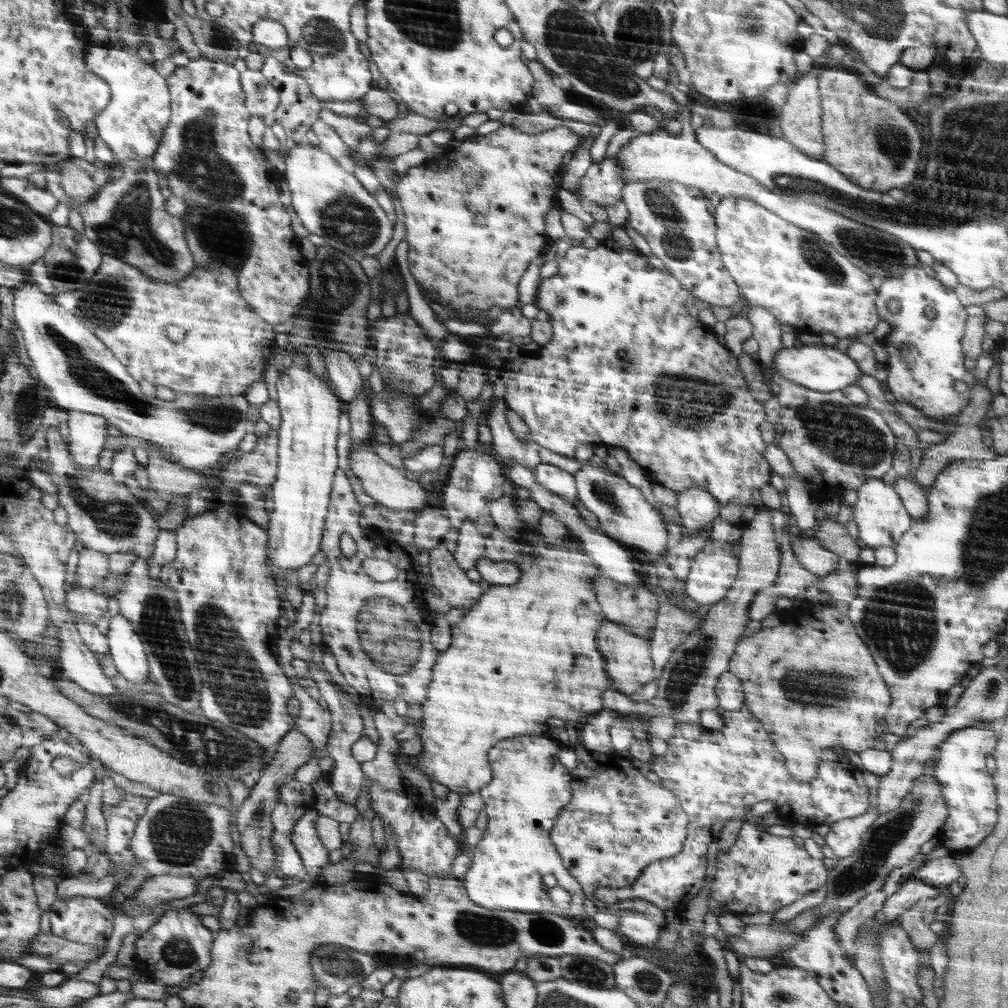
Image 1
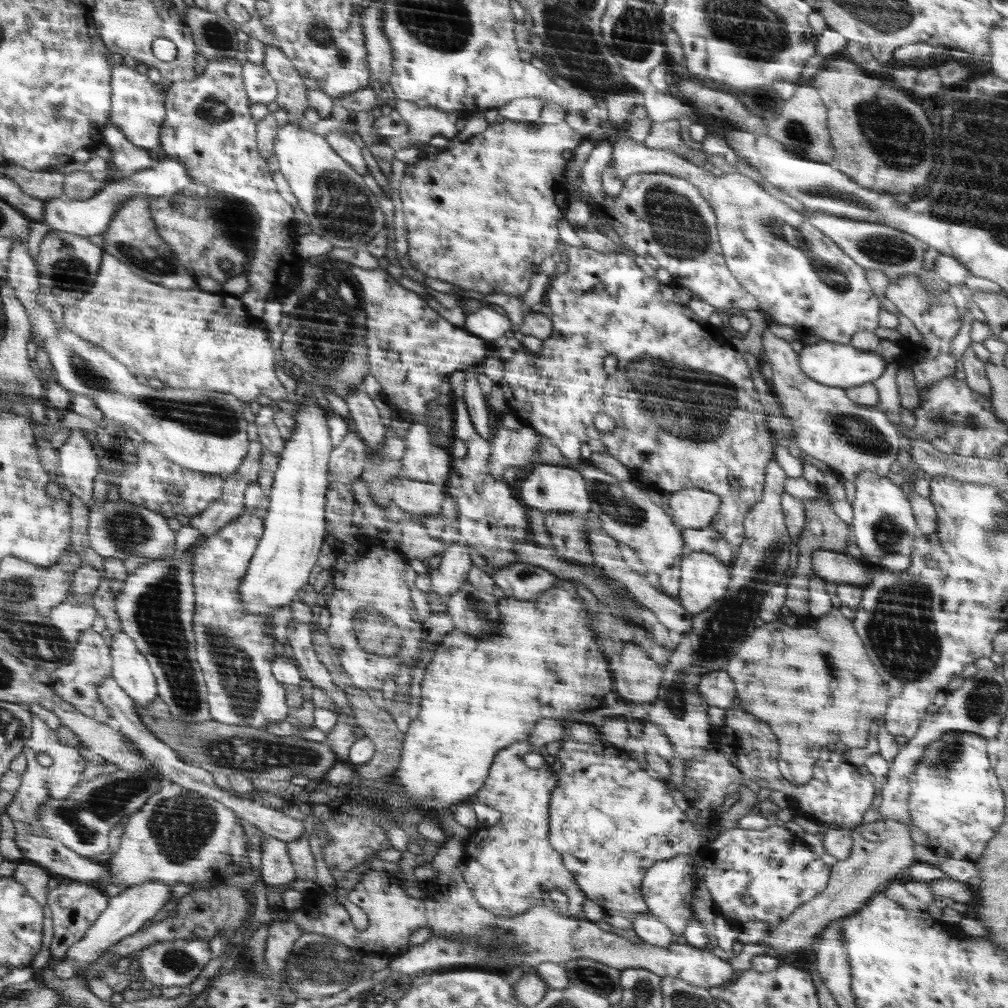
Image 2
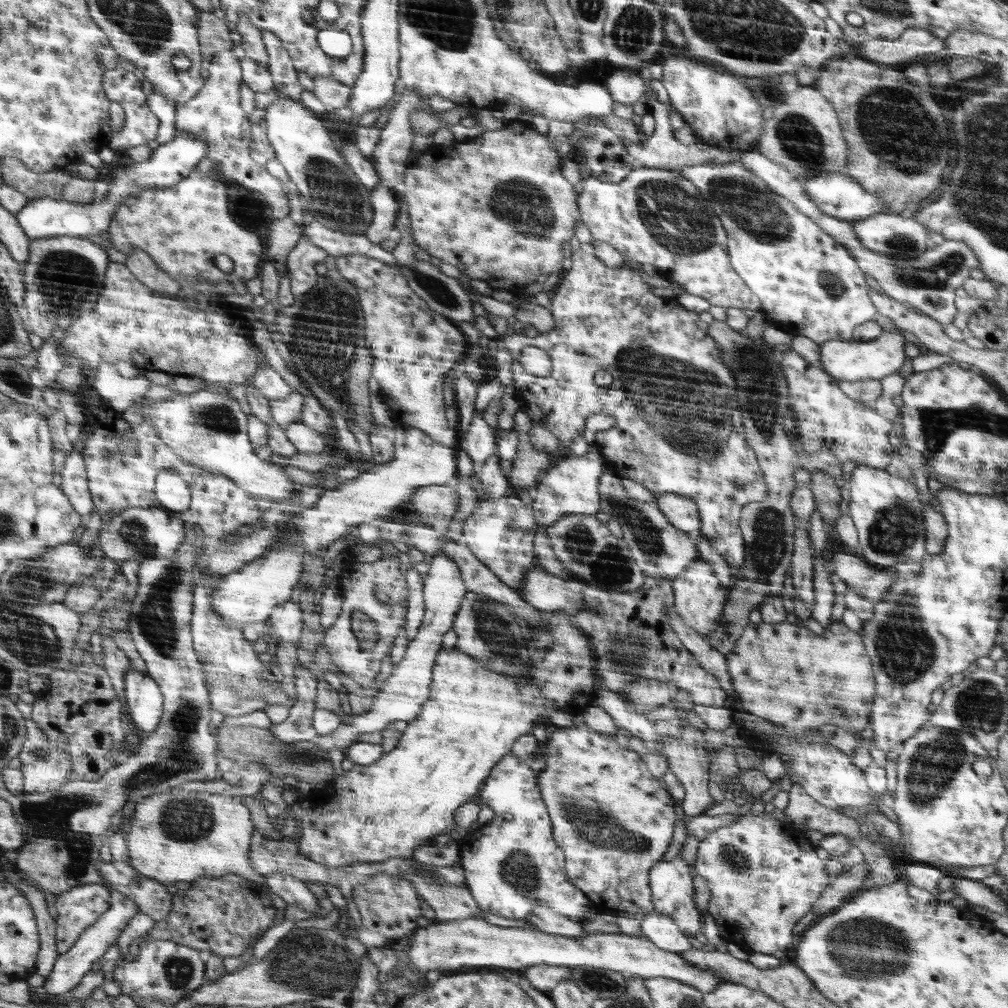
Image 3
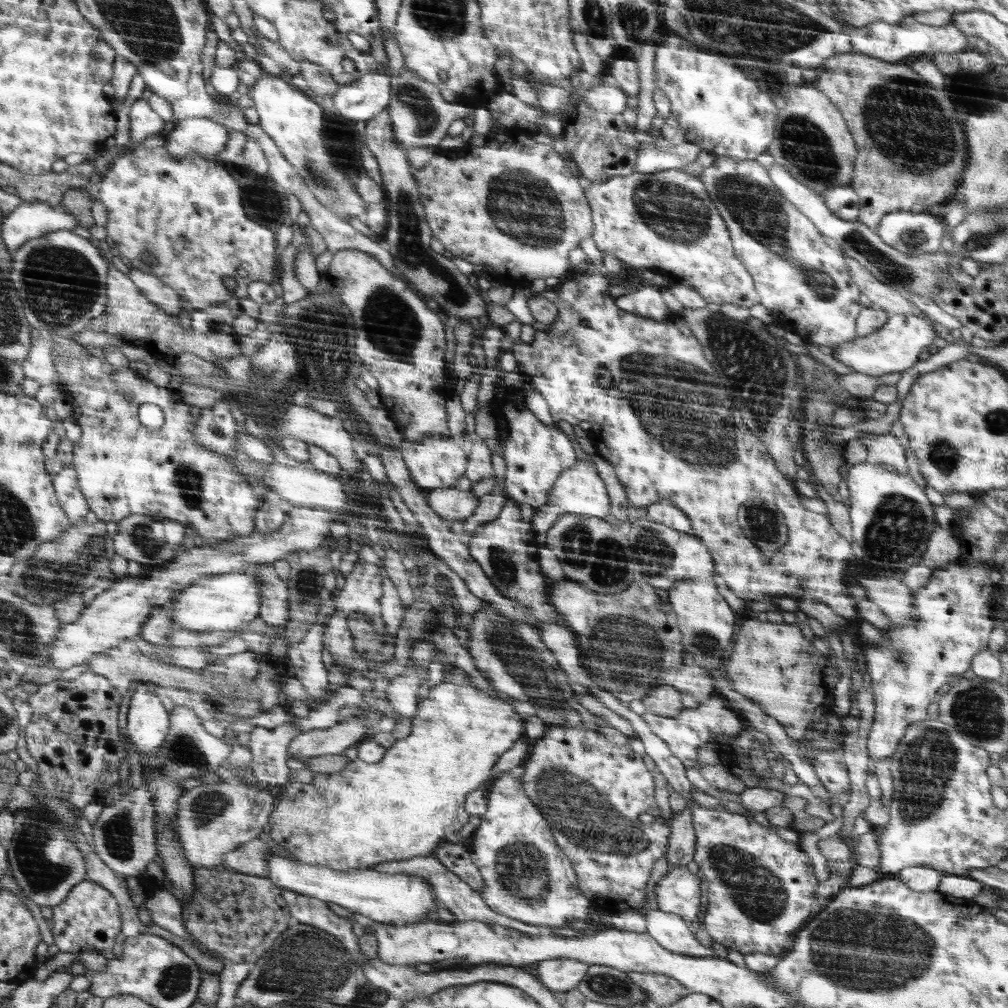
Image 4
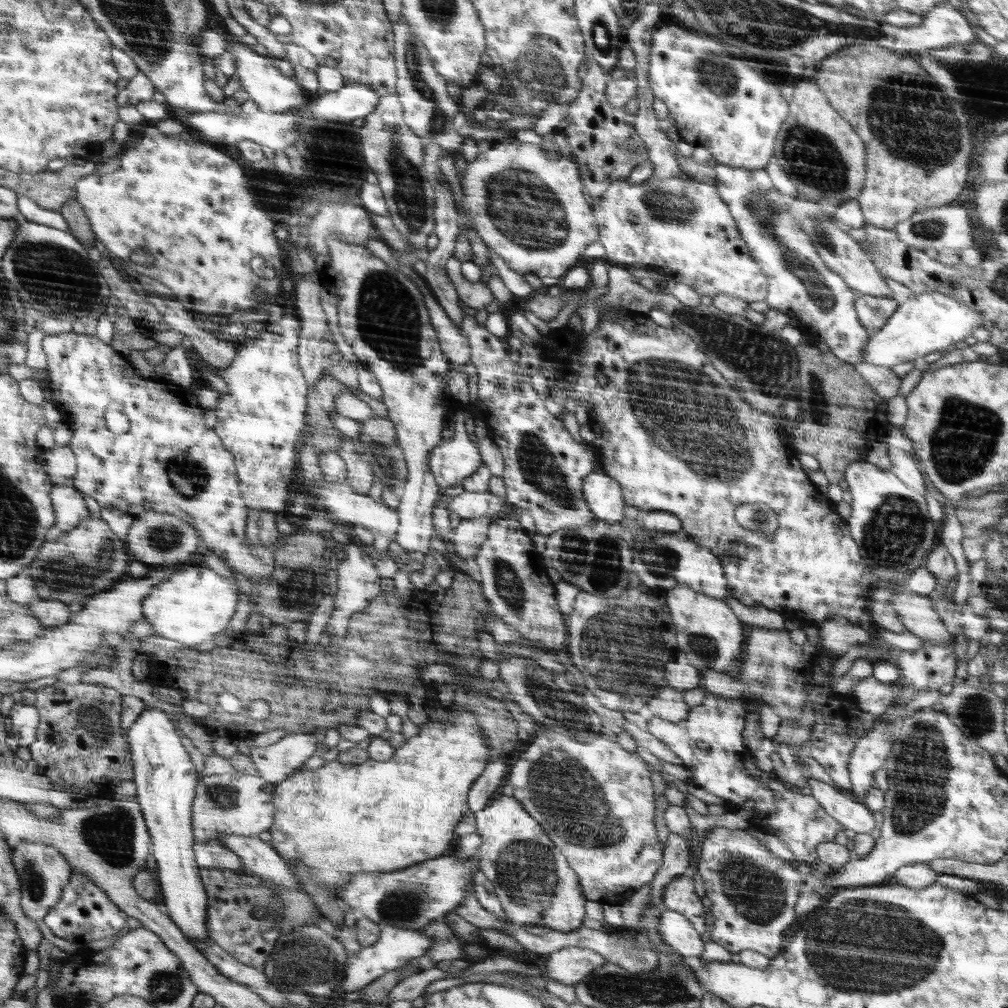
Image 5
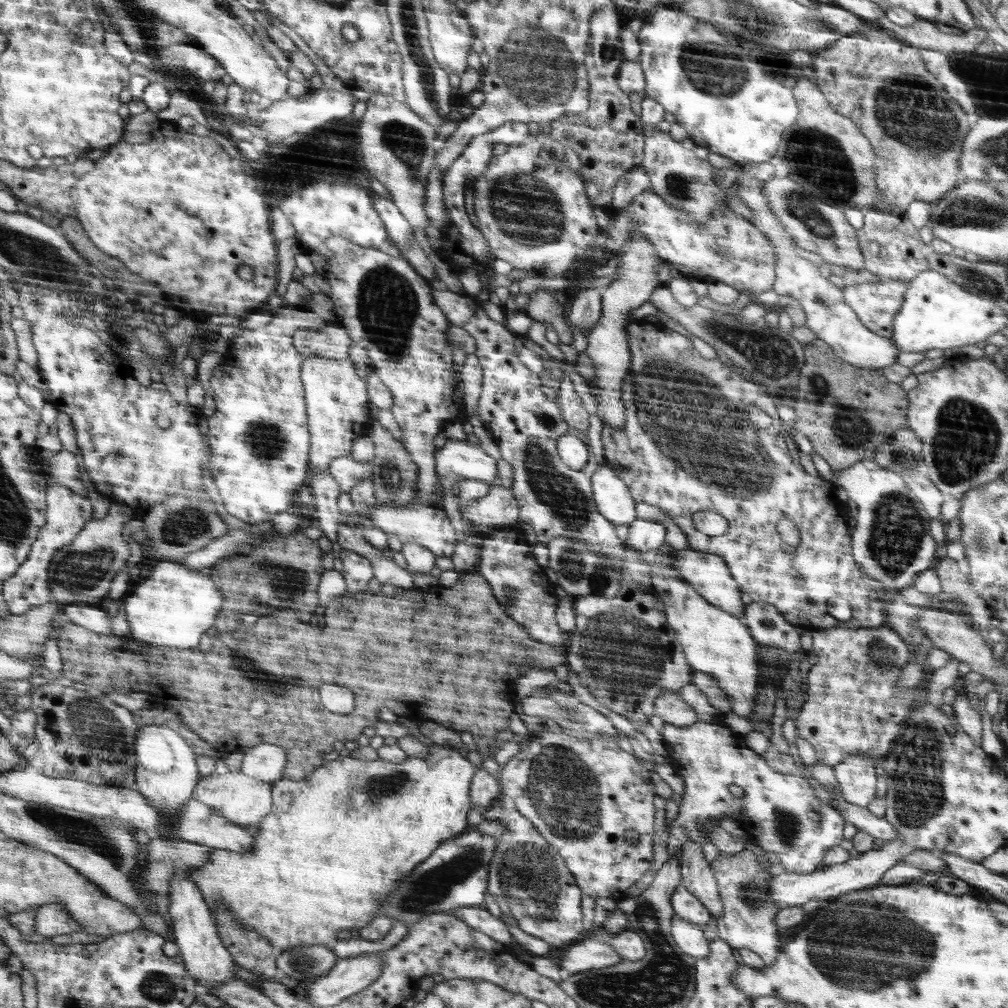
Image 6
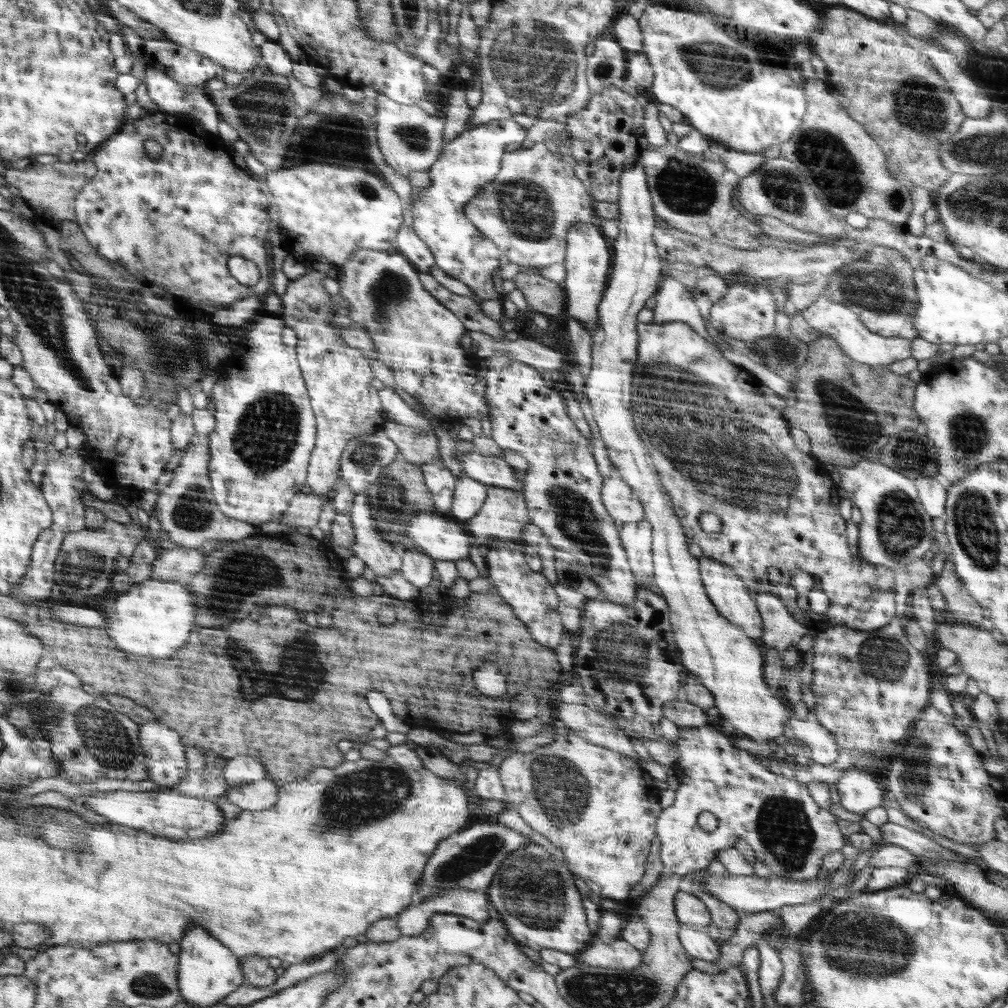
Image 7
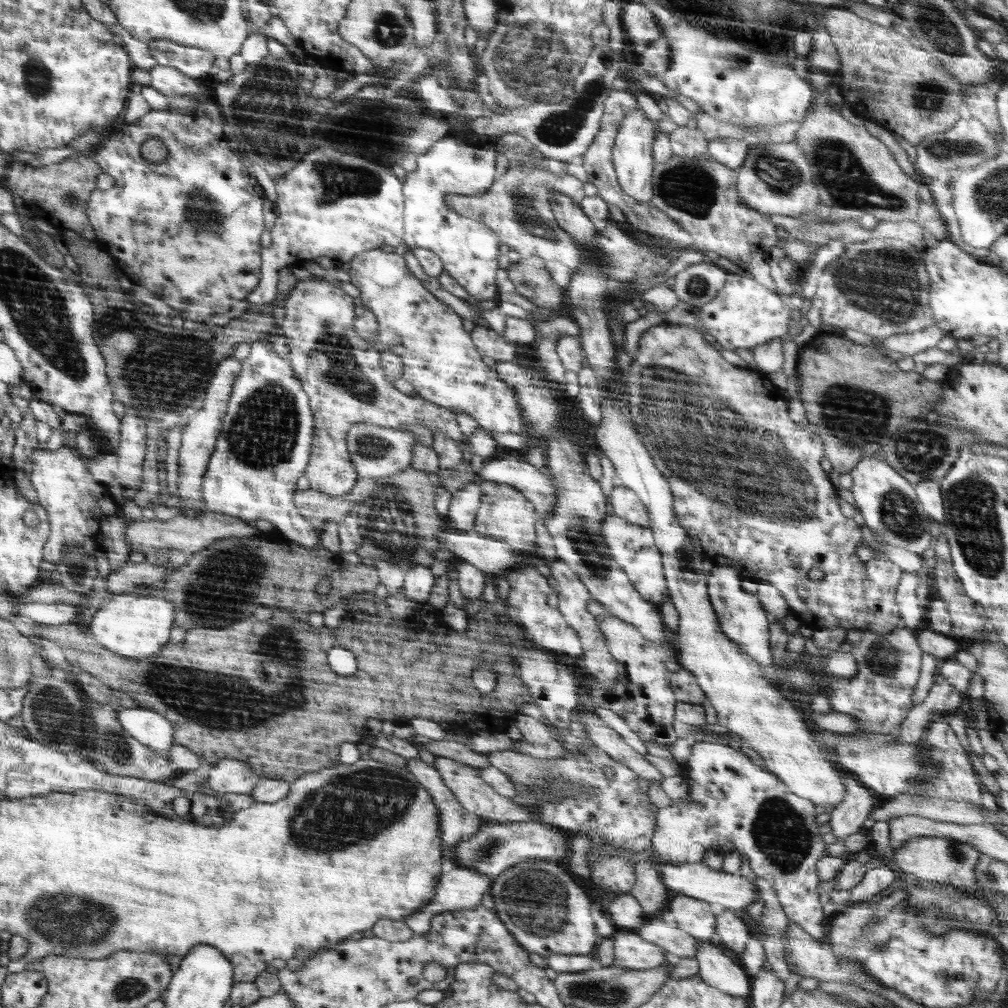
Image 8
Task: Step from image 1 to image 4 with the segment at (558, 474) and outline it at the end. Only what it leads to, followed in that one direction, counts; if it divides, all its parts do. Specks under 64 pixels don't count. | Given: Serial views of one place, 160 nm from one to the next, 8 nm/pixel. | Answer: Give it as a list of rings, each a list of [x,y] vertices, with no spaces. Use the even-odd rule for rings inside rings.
[[[577,459],[571,469],[562,472],[554,484],[553,491],[549,494],[549,502],[534,512],[531,525],[538,534],[540,542],[543,542],[547,532],[559,517],[567,513],[587,514],[602,519],[610,514],[609,492],[605,481],[602,480],[595,464],[590,459]]]

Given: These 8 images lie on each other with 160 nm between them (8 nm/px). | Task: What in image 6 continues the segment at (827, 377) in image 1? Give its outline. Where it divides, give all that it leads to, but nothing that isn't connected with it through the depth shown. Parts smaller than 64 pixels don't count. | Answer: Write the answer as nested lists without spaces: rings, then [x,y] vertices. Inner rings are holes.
[[[930,270],[930,272],[926,271],[918,274],[914,280],[908,283],[904,302],[894,317],[891,340],[896,343],[896,347],[898,347],[900,353],[925,353],[931,349],[944,351],[945,349],[961,348],[986,341],[990,336],[998,334],[1000,332],[999,330],[1006,323],[1006,313],[990,298],[976,296],[973,292],[970,294],[966,288],[962,288],[962,286],[958,286],[954,282],[948,282],[944,276],[934,270]]]

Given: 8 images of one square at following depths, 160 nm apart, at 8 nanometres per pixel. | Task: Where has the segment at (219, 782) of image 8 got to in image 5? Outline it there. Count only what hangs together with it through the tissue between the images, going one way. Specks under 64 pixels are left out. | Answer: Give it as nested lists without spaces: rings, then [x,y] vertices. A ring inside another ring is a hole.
[[[290,734],[266,747],[250,748],[250,758],[258,776],[275,784],[286,780],[310,757],[316,754],[318,738],[315,734]]]

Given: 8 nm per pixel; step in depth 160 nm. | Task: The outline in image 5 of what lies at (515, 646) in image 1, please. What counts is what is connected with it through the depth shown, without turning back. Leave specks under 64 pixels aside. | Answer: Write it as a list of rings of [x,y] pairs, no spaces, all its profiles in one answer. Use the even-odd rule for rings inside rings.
[[[451,706],[447,708],[449,713],[452,715],[450,722],[435,722],[431,720],[420,723],[420,732],[418,736],[409,738],[396,749],[394,756],[390,760],[376,761],[373,759],[366,760],[363,764],[356,765],[342,765],[338,761],[328,762],[327,765],[323,765],[321,768],[316,770],[305,770],[294,772],[286,780],[276,784],[276,790],[274,791],[273,804],[276,808],[276,813],[273,816],[273,825],[269,829],[272,839],[269,844],[272,848],[276,849],[282,855],[284,860],[287,860],[294,870],[293,862],[300,860],[308,866],[310,872],[310,878],[317,884],[332,892],[336,887],[346,884],[350,880],[350,876],[356,875],[359,872],[369,873],[381,873],[381,872],[392,872],[400,869],[412,867],[415,864],[432,860],[448,846],[451,846],[450,840],[456,838],[454,828],[456,824],[466,816],[468,812],[467,794],[470,792],[470,786],[474,784],[474,781],[482,774],[484,767],[488,765],[488,757],[492,755],[492,751],[486,746],[486,732],[484,732],[478,722],[476,722],[477,716],[474,716],[474,712],[466,710],[466,708],[454,708]]]

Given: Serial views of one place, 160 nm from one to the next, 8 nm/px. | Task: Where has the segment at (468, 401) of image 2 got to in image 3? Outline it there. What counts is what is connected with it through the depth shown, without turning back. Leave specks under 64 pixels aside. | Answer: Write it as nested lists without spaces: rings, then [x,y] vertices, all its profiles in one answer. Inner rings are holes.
[[[476,413],[471,418],[466,435],[460,438],[460,444],[473,460],[475,468],[482,467],[487,458],[497,453],[497,440],[500,435],[486,423],[482,413]]]

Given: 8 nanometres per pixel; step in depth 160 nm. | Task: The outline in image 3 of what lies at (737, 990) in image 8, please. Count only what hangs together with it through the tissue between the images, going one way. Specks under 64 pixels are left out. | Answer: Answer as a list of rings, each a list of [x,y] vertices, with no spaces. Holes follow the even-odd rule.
[[[652,912],[645,914],[640,921],[641,934],[658,948],[677,953],[694,949],[688,941],[688,935],[680,932],[668,915]]]

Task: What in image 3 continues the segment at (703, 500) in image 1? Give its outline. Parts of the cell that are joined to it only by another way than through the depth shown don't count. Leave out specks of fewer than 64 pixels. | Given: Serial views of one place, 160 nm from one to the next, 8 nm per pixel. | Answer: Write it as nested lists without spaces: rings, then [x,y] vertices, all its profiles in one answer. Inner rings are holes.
[[[664,493],[656,497],[654,503],[665,514],[670,524],[678,527],[682,532],[694,536],[701,530],[702,512],[697,508],[692,497]]]

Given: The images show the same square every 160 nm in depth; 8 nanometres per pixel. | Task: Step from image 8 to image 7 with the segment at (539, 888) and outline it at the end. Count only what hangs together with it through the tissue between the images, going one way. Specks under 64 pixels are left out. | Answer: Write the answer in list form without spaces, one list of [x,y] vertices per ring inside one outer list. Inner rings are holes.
[[[531,842],[510,852],[496,869],[486,893],[489,904],[496,908],[503,923],[510,928],[510,934],[534,950],[551,948],[577,955],[596,938],[594,928],[590,928],[590,916],[586,916],[586,896],[582,896],[582,888],[578,888],[578,877],[570,872],[566,859],[552,855],[540,844]]]

